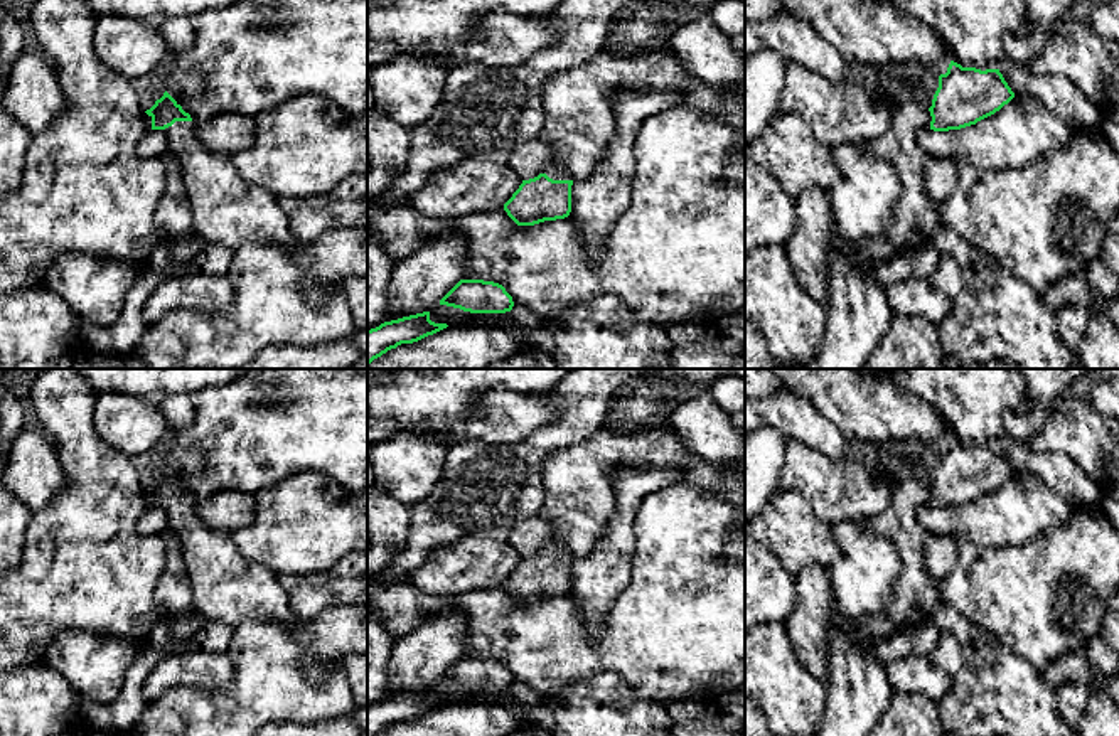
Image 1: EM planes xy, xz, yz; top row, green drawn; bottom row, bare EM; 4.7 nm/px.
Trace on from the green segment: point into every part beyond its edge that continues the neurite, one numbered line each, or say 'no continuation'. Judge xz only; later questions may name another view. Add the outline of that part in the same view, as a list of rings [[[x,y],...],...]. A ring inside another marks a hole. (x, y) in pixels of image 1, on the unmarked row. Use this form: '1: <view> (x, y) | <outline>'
1: xz (555, 549) | [[[548,539],[544,542],[543,551],[546,551],[553,557],[570,557],[568,549],[563,544],[554,542],[553,539]]]

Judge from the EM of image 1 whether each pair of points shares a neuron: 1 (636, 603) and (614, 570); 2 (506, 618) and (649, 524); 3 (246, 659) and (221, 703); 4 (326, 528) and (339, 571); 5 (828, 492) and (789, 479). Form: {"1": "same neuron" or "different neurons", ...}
{"1": "different neurons", "2": "same neuron", "3": "same neuron", "4": "different neurons", "5": "same neuron"}

